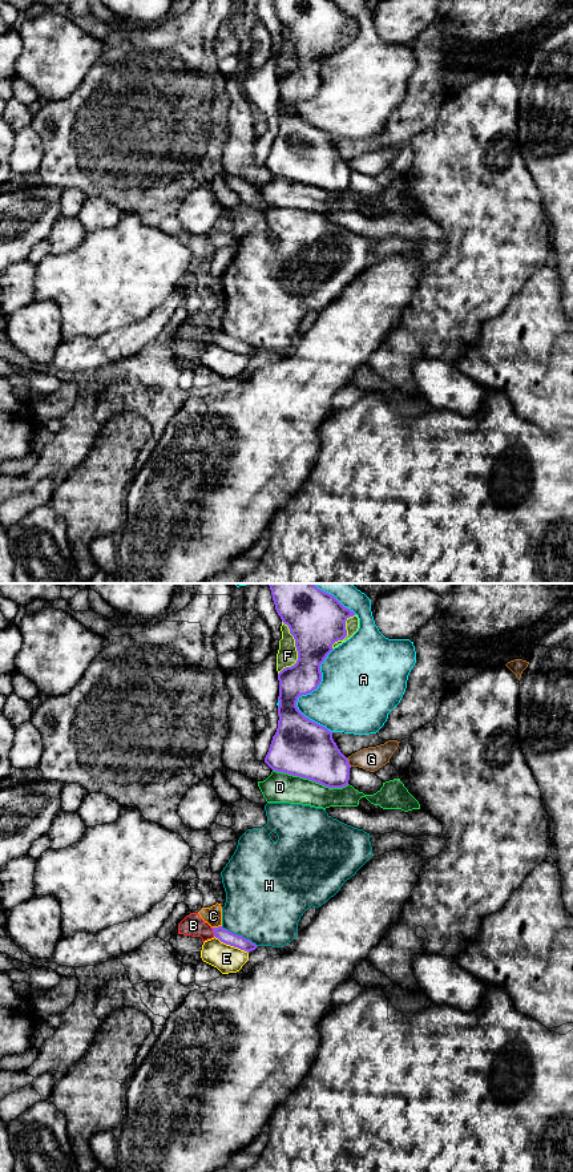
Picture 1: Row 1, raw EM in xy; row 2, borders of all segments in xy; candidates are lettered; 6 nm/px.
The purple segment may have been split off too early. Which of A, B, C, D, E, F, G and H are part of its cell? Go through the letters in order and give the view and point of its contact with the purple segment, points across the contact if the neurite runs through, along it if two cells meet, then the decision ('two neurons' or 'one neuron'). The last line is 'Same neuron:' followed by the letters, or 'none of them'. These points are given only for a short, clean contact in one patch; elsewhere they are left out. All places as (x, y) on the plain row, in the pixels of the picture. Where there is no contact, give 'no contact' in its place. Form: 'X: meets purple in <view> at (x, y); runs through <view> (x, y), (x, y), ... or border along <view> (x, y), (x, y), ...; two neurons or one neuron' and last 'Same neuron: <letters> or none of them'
A: meets purple in xy at (305, 98); two neurons
B: meets purple in xy at (213, 336); border along xy (210, 332), (214, 340); two neurons
C: meets purple in xy at (216, 332); two neurons
D: meets purple in xy at (311, 185); two neurons
E: meets purple in xy at (231, 350); two neurons
F: meets purple in xy at (297, 55); two neurons
G: meets purple in xy at (347, 166); two neurons
H: meets purple in xy at (239, 340); two neurons
Same neuron: none of them

